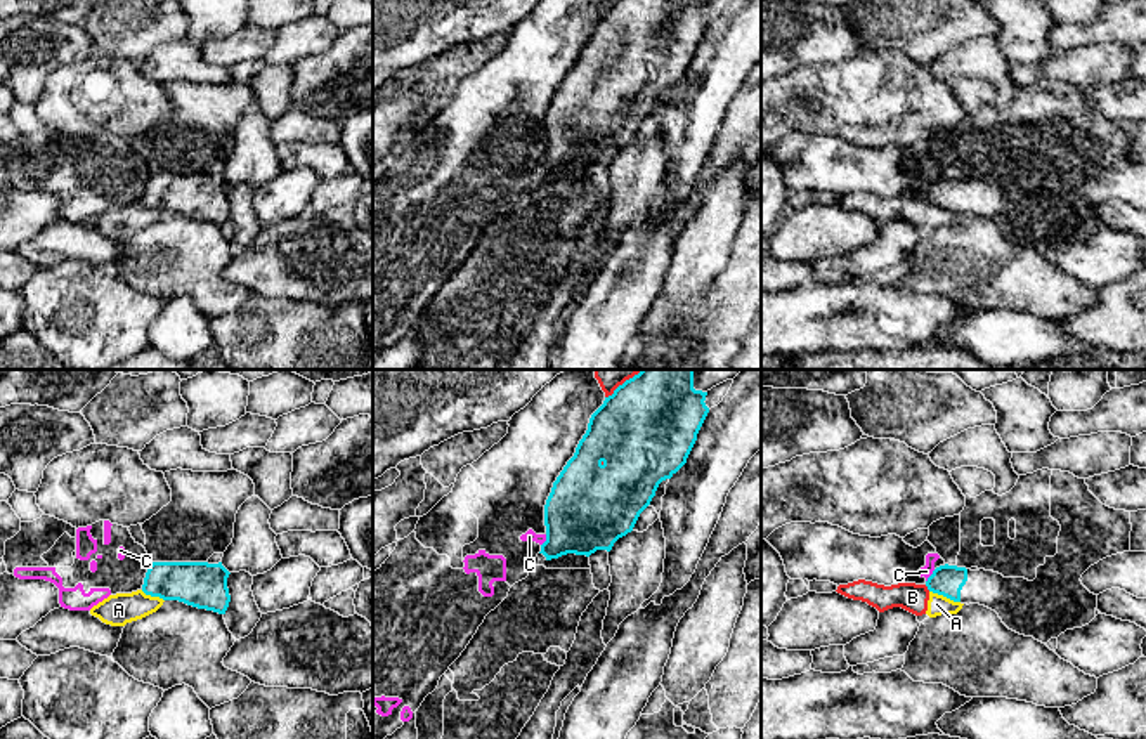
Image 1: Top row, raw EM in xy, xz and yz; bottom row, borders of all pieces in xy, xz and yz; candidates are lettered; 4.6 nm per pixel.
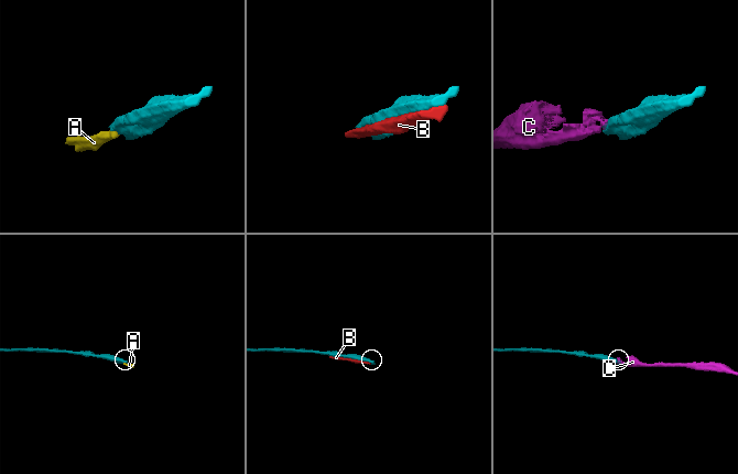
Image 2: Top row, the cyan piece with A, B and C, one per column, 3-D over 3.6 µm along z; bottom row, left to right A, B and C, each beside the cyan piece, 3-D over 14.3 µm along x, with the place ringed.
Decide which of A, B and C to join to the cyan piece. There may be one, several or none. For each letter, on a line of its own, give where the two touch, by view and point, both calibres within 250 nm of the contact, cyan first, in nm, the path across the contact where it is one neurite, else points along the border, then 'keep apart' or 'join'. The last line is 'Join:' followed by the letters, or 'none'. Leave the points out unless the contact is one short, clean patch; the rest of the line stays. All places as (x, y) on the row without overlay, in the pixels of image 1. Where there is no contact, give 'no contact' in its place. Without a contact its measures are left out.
A: meets cyan in yz at (945, 207); 140 nm thick on the cyan side, 90 nm on the other; border along yz (930, 202), (959, 214); keep apart
B: meets cyan in yz at (928, 200); 140 nm thick on the cyan side, 130 nm on the other; keep apart
C: meets cyan in yz at (930, 188); 140 nm thick on the cyan side, 60 nm on the other; border along yz (935, 181), (926, 193); keep apart
Join: none

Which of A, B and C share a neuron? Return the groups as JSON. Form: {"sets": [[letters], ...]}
{"sets": [["A", "B"], ["C"]]}

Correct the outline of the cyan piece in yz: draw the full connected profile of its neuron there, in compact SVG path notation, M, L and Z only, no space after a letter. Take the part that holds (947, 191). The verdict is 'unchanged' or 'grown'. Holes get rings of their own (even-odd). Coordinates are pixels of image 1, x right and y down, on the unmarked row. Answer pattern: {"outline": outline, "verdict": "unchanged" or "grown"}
{"outline": "M940 177L928 189L926 198L929 203L943 206L954 213L960 213L960 201L967 193L967 180L957 177Z", "verdict": "unchanged"}

